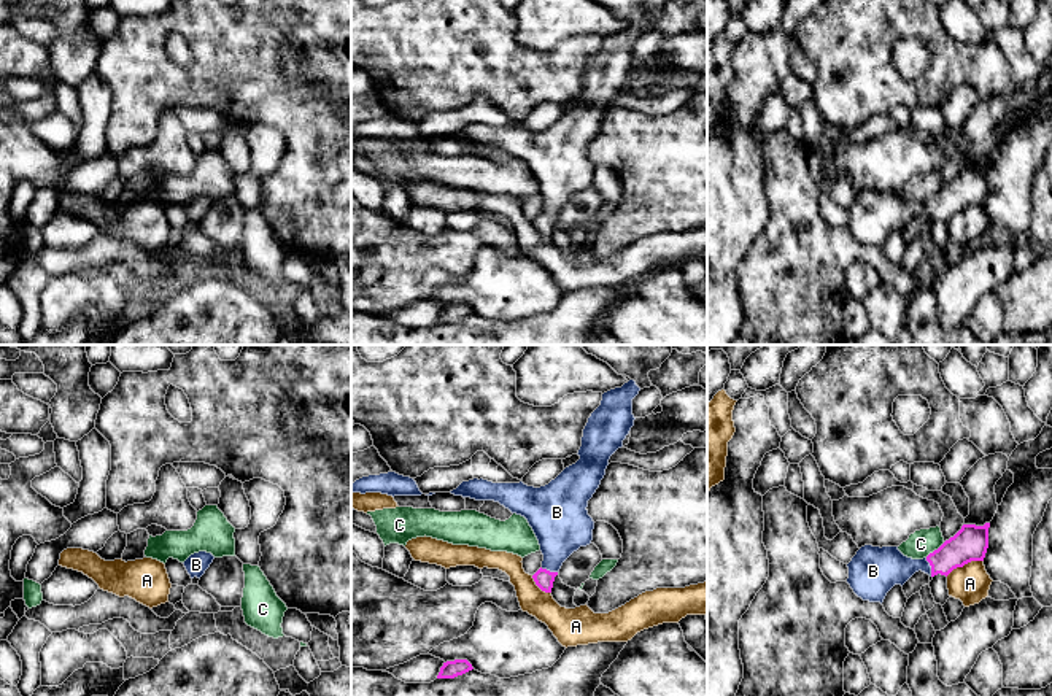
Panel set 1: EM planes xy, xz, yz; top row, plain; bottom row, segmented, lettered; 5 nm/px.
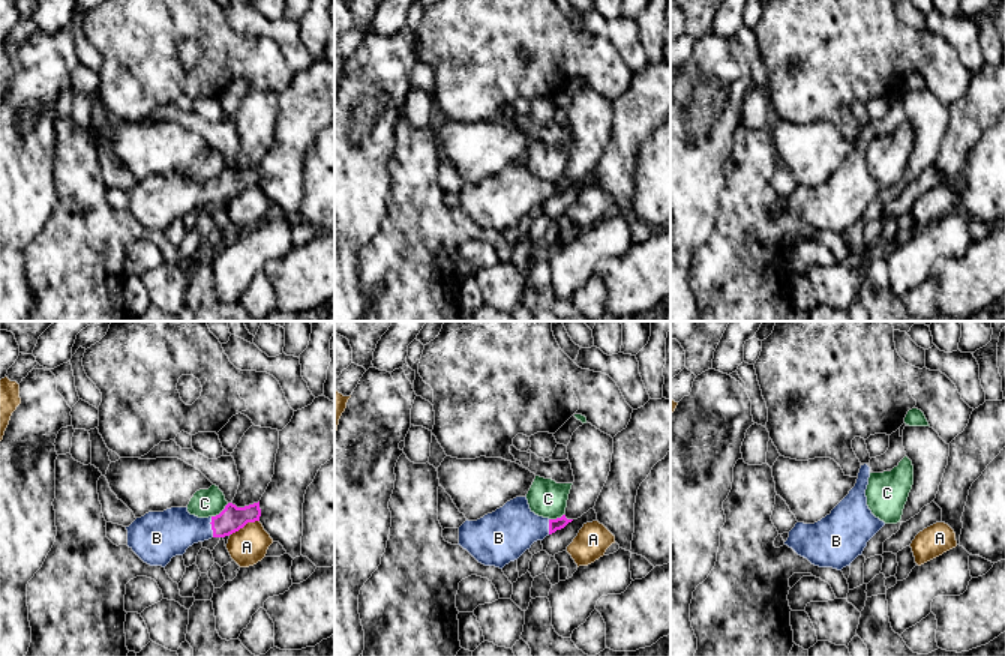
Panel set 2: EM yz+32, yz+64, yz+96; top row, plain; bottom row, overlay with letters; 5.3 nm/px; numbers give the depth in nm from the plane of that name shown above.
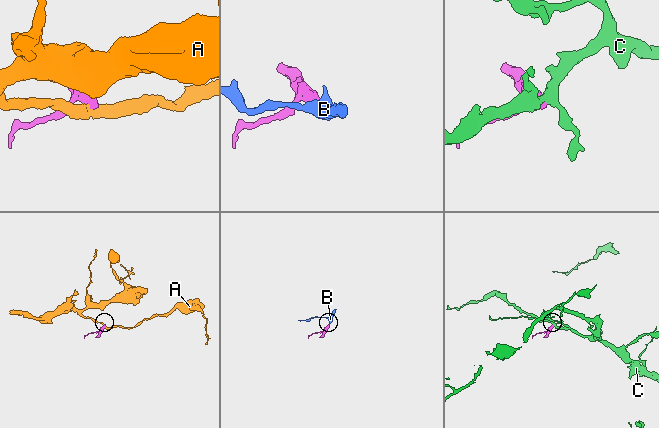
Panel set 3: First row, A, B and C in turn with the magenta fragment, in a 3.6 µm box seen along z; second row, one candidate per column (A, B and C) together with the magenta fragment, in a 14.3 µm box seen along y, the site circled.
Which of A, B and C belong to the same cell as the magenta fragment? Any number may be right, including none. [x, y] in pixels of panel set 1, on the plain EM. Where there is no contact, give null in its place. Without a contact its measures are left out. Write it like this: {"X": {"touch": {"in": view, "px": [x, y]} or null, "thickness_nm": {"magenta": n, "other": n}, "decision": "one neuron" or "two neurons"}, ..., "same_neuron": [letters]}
{"A": {"touch": {"in": "yz", "px": [963, 208]}, "thickness_nm": {"magenta": 180, "other": 190}, "decision": "two neurons"}, "B": {"touch": {"in": "yz", "px": [932, 212]}, "thickness_nm": {"magenta": 180, "other": 200}, "decision": "one neuron"}, "C": {"touch": {"in": "yz", "px": [935, 194]}, "thickness_nm": {"magenta": 180, "other": 140}, "decision": "two neurons"}, "same_neuron": ["B"]}

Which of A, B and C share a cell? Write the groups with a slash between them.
A / B / C

